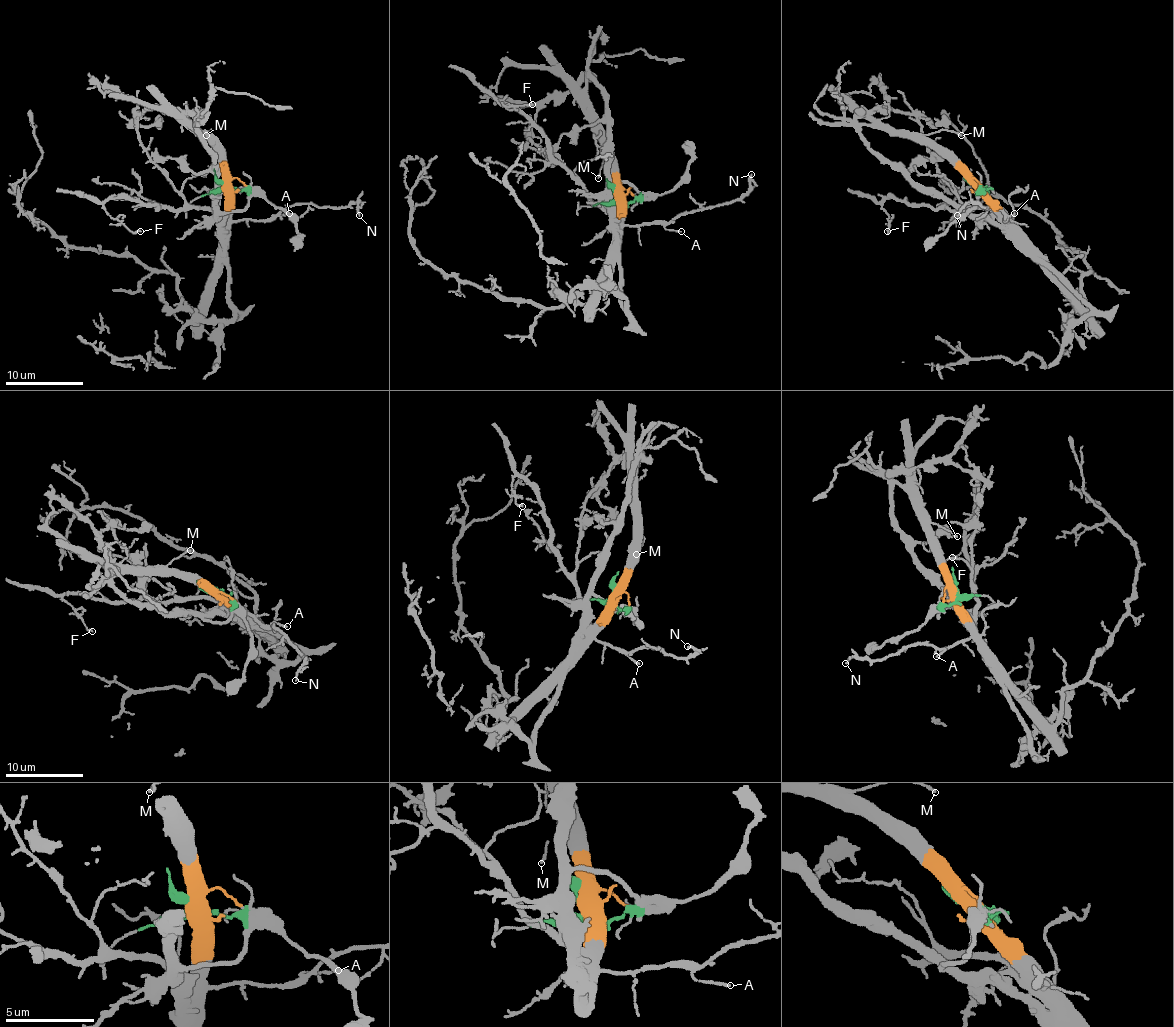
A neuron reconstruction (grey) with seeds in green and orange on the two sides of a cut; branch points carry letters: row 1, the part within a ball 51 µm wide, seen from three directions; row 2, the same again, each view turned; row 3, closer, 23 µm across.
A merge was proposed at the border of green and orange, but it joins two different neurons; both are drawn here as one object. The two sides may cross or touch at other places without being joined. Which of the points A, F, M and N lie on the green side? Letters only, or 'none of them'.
none of them

